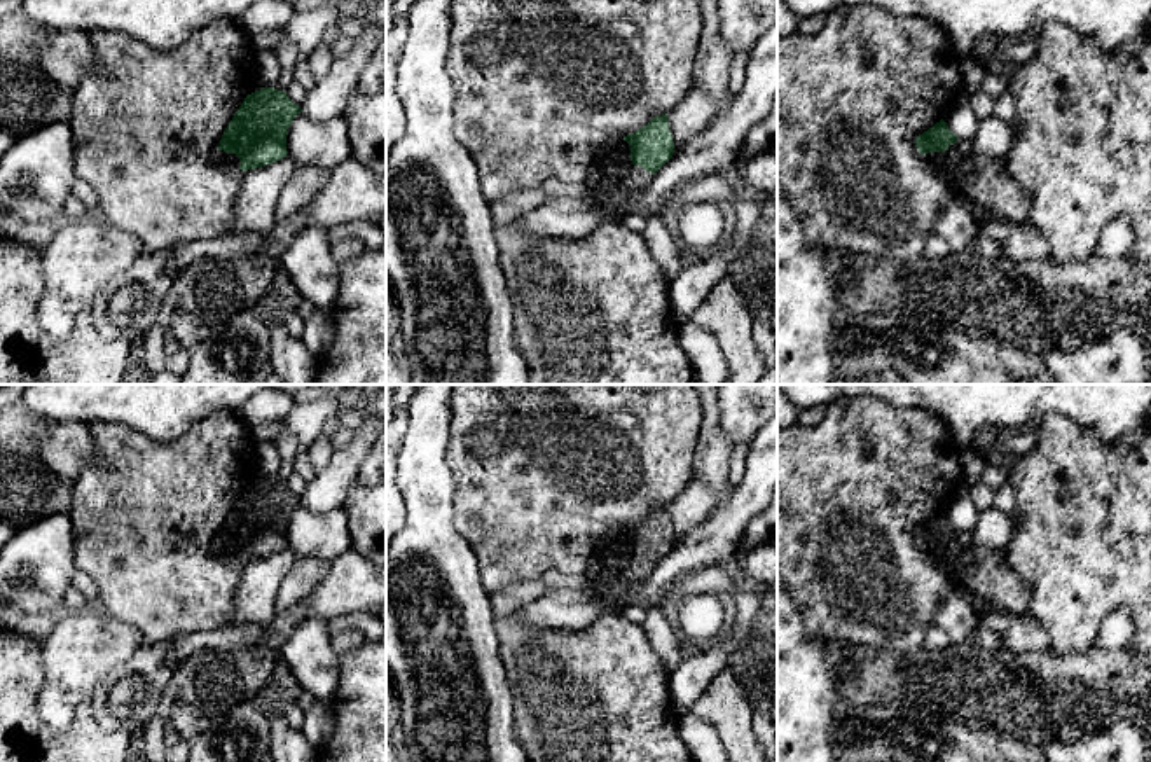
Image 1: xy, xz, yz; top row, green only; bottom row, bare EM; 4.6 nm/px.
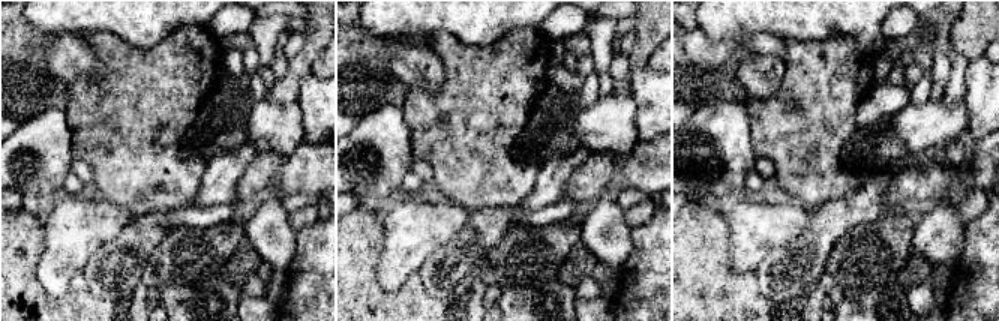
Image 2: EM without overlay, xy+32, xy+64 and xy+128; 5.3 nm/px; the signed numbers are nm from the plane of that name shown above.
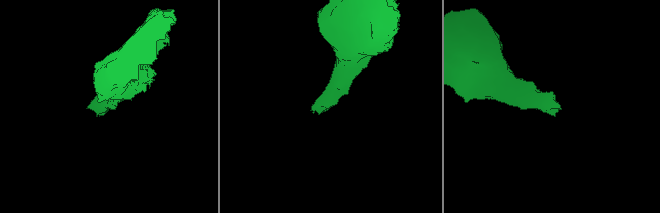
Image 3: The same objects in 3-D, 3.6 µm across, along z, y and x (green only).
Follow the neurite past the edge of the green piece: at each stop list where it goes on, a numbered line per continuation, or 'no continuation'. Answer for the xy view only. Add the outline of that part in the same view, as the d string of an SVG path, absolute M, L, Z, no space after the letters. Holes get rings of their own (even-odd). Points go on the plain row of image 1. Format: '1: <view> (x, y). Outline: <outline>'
1: xy (233, 551). Outline: M217 542L215 549L220 552L220 554L225 554L225 556L231 556L231 558L236 558L239 559L241 552L236 545L227 545L224 542Z

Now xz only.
1: xz (612, 568). Outline: M620 530L604 538L590 558L583 577L585 592L596 598L617 598L622 591L636 587L651 572L641 558L631 552L631 537Z

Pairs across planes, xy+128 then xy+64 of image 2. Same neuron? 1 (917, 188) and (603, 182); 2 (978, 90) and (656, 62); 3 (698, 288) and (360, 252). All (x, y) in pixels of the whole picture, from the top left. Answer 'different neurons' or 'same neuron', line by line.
1: same neuron
2: different neurons
3: same neuron

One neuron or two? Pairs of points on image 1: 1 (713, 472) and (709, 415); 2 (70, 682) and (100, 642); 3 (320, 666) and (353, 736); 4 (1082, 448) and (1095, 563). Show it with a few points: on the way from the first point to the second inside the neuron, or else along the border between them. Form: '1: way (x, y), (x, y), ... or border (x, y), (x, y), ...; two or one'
1: way (711, 458), (709, 429); one
2: way (70, 671), (89, 652); one
3: border (341, 656), (341, 678), (330, 703); two
4: way (1082, 476), (1082, 504), (1095, 519), (1095, 535); one

